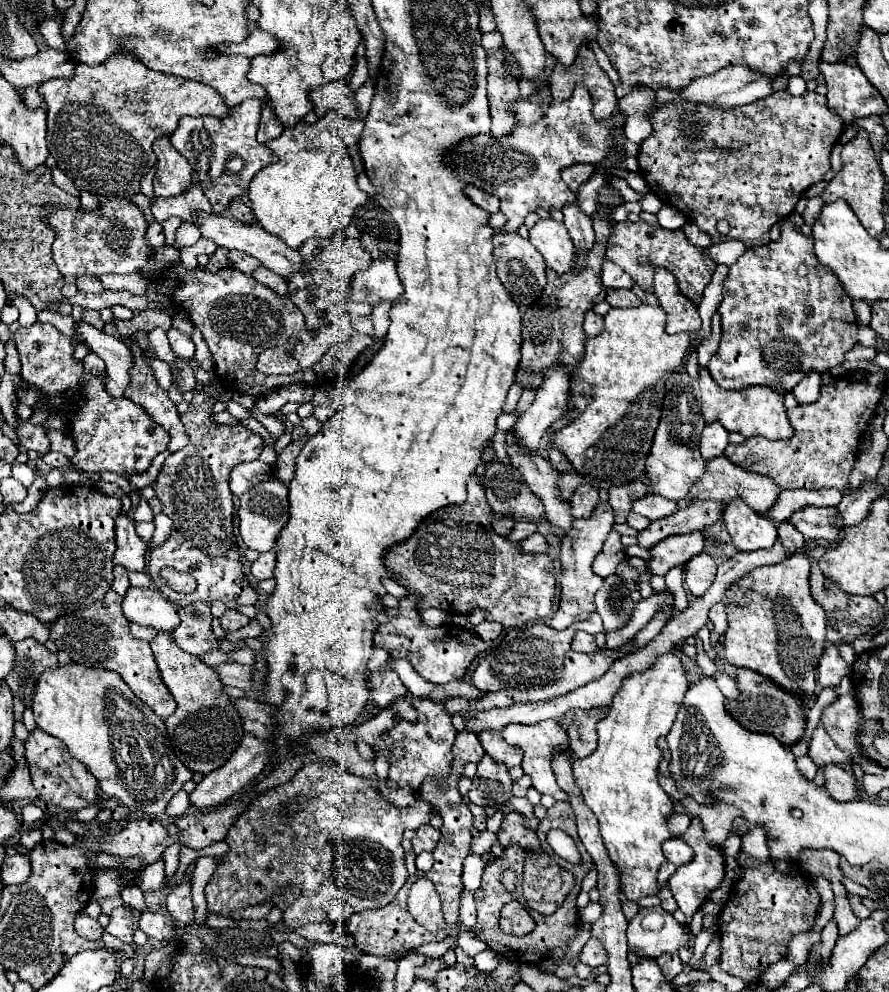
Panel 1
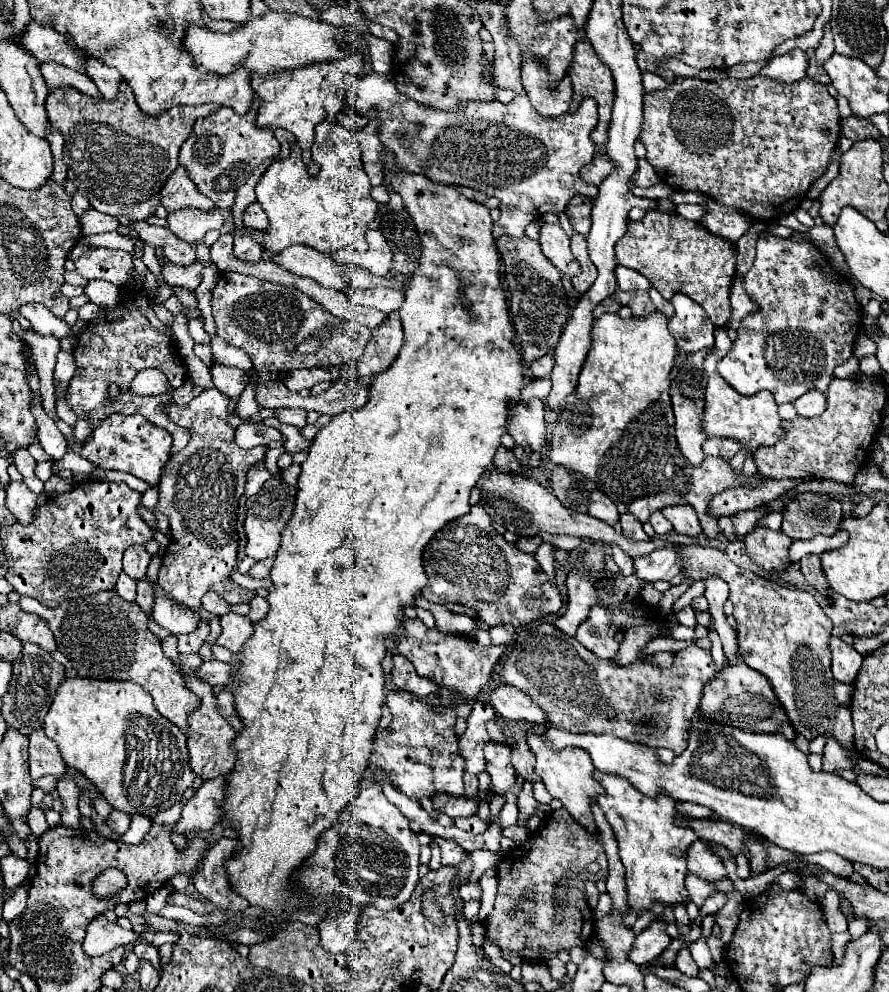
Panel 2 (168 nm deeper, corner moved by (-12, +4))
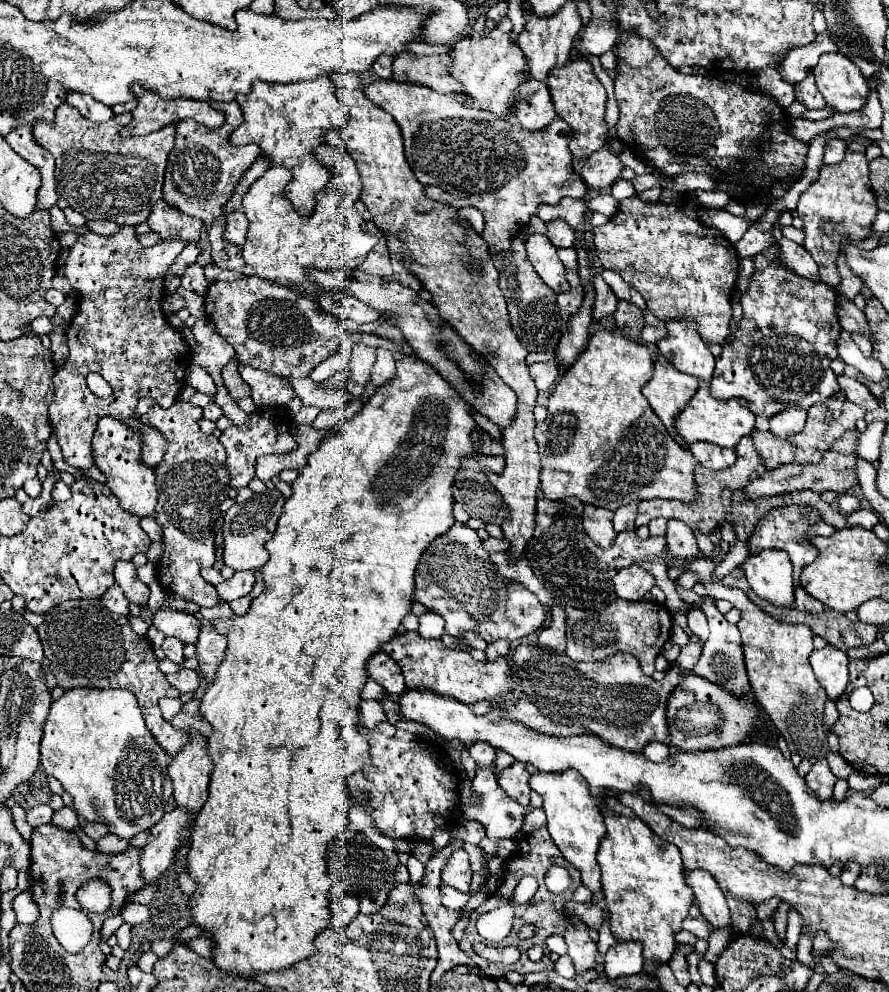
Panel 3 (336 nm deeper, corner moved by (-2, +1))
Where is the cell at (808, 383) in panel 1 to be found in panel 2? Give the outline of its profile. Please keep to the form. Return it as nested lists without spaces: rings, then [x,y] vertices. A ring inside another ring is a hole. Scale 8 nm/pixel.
[[[808,389],[808,393],[798,397],[794,401],[794,405],[796,405],[798,415],[816,417],[816,415],[824,413],[824,409],[826,409],[826,393],[818,391],[818,389]]]

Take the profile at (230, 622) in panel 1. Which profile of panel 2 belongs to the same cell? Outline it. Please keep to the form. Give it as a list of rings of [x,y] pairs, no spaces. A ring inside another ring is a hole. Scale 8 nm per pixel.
[[[226,613],[226,615],[222,615],[220,625],[222,625],[222,635],[216,639],[216,643],[234,653],[238,653],[242,649],[242,645],[254,633],[254,623],[248,615]]]

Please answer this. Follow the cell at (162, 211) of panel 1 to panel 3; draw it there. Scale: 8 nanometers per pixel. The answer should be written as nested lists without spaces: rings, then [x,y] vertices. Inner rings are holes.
[[[123,225],[118,232],[110,236],[86,232],[78,234],[76,244],[68,250],[68,258],[64,264],[64,276],[70,286],[78,292],[78,312],[72,318],[70,326],[66,328],[70,356],[54,374],[56,396],[50,404],[50,422],[58,436],[58,444],[62,448],[64,460],[76,468],[92,468],[94,454],[92,454],[92,434],[98,426],[98,420],[104,416],[116,418],[134,432],[142,434],[142,450],[140,460],[142,464],[156,468],[166,452],[166,440],[162,440],[160,432],[154,428],[146,428],[146,424],[138,424],[134,420],[134,410],[140,398],[152,398],[163,408],[170,408],[176,402],[178,393],[184,386],[186,368],[190,366],[190,348],[186,346],[182,334],[174,330],[160,306],[160,298],[164,296],[162,280],[166,270],[174,264],[178,252],[182,252],[186,244],[178,244],[178,240],[162,240],[156,246],[142,246],[136,238],[135,227]],[[90,372],[98,372],[112,388],[112,396],[98,398],[86,386],[86,376]]]

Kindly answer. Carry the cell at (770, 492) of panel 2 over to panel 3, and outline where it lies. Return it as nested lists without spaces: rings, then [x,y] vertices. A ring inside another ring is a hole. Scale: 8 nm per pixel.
[[[858,430],[846,432],[836,444],[832,444],[832,448],[826,452],[824,460],[818,464],[786,464],[786,466],[768,470],[758,480],[752,480],[750,486],[746,486],[746,494],[752,498],[762,498],[762,496],[774,496],[774,494],[794,492],[794,490],[814,490],[818,494],[822,494],[826,490],[834,490],[840,494],[848,492],[852,486],[858,484],[858,478],[856,478],[858,436],[860,436]]]

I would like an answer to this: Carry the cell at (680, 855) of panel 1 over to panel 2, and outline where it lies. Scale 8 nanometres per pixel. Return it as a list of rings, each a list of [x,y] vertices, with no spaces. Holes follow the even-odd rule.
[[[694,841],[688,851],[686,851],[686,861],[688,861],[688,871],[692,875],[704,877],[708,881],[716,881],[716,879],[724,879],[726,877],[726,869],[720,861],[718,855],[714,855],[708,845],[704,841]]]

